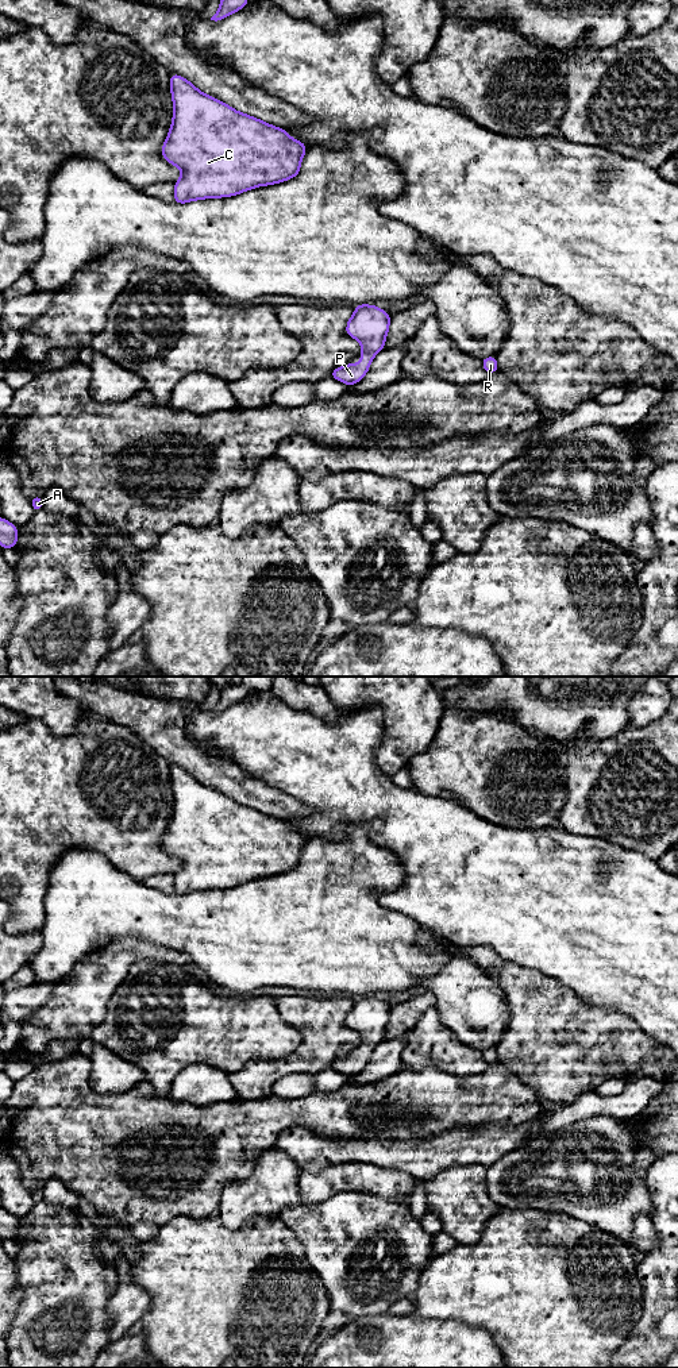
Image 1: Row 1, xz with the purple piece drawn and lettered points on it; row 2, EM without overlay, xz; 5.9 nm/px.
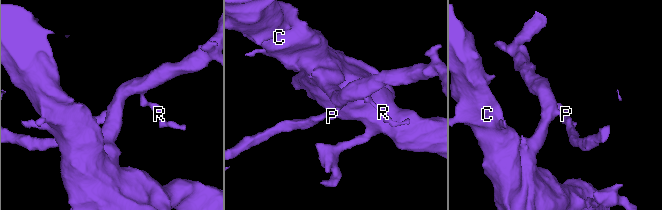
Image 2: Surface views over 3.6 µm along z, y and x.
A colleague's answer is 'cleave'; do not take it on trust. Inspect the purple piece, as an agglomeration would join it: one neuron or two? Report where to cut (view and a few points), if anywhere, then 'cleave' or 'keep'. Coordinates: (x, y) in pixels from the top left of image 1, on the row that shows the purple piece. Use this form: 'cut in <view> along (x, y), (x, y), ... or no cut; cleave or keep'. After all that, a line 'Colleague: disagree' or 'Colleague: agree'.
no cut; keep
Colleague: disagree

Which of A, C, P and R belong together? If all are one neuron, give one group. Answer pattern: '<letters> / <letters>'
A C P R

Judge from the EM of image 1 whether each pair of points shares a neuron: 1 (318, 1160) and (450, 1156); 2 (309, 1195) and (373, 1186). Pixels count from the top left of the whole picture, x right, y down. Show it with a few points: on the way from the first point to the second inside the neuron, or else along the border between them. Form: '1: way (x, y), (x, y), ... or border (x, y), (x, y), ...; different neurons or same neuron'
1: way (350, 1152), (418, 1156); same neuron
2: way (326, 1183), (330, 1180), (357, 1180); same neuron

